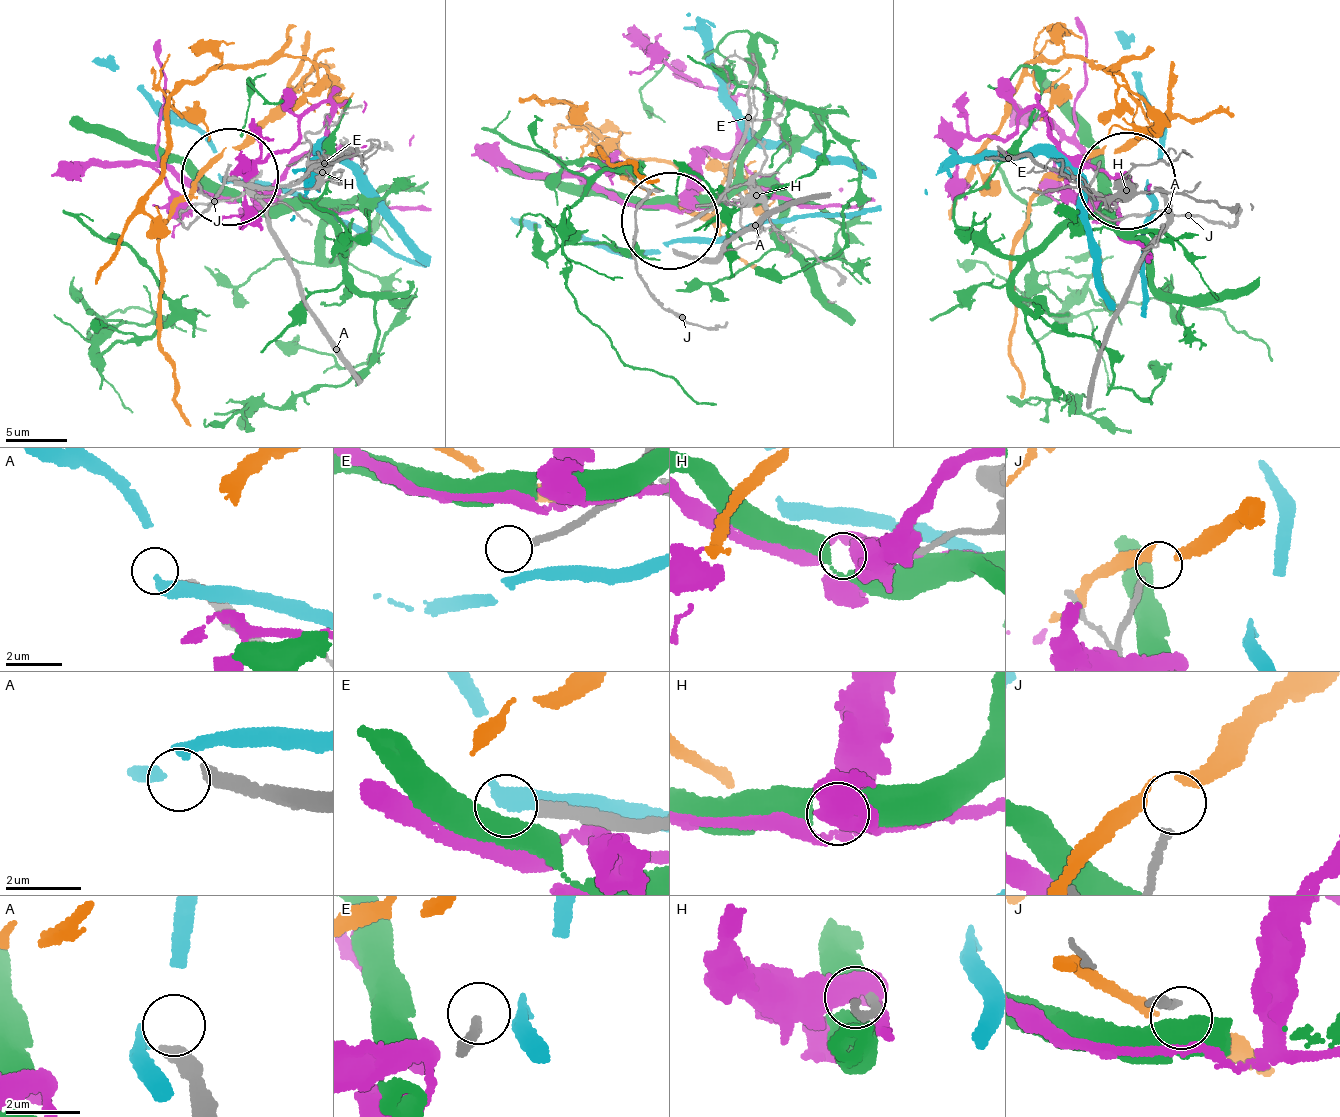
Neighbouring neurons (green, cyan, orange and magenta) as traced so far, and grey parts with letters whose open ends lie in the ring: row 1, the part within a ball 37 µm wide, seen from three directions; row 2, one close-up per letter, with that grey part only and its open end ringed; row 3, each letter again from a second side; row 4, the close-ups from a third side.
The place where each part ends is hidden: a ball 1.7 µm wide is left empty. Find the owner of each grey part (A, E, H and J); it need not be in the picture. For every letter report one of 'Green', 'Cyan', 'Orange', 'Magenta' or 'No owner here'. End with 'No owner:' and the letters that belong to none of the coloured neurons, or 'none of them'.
A: No owner here
E: No owner here
H: No owner here
J: Orange
No owner: A, E, H

